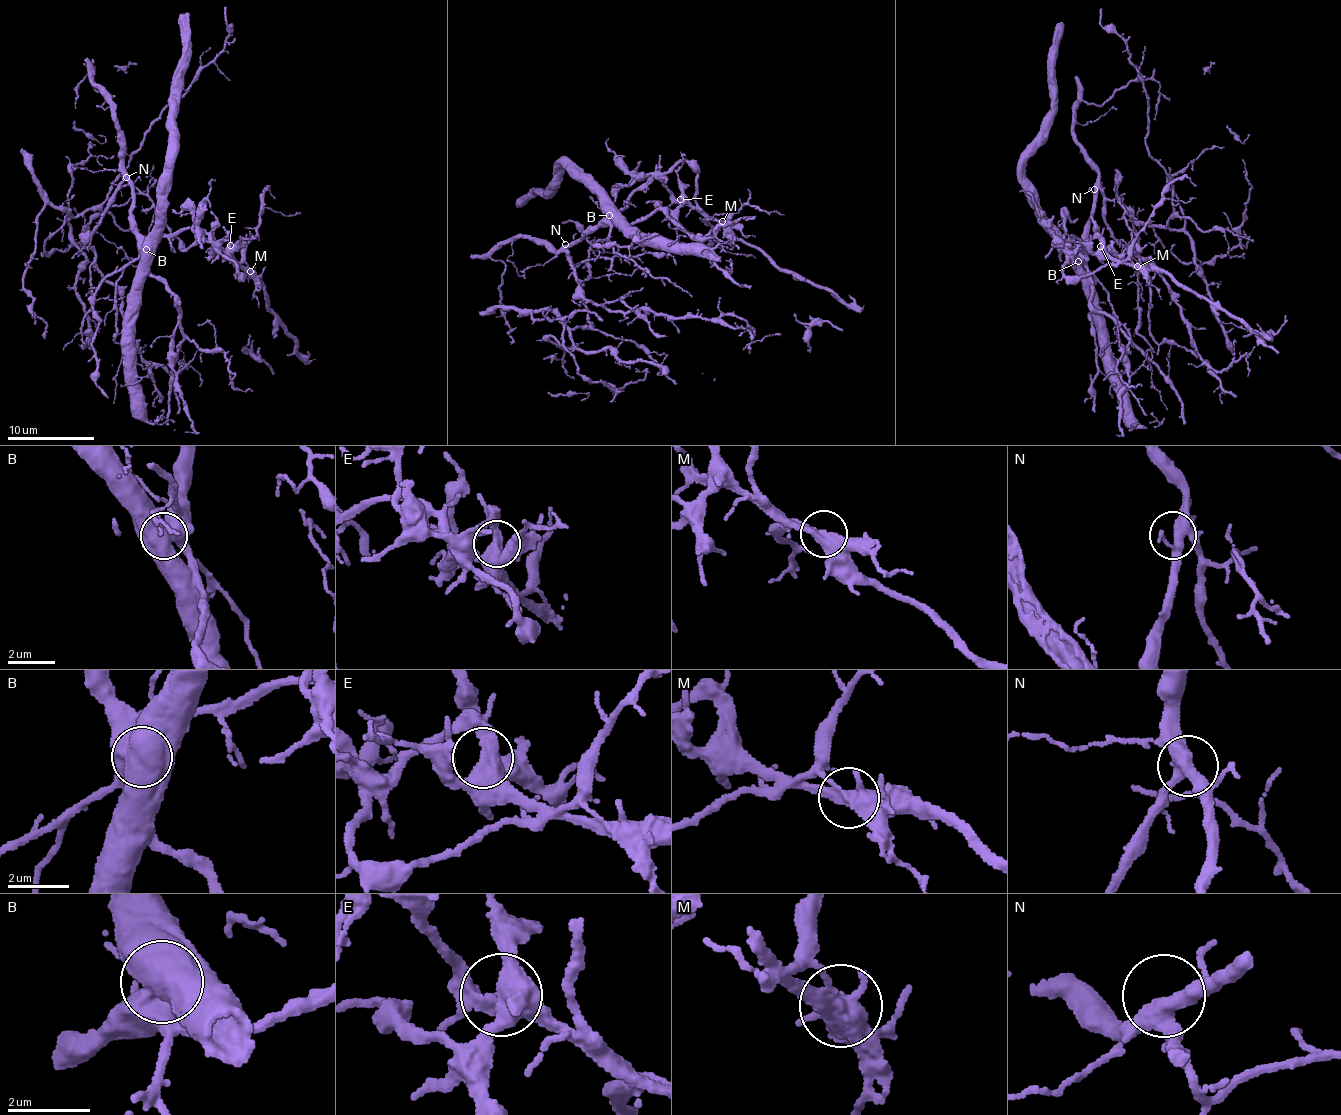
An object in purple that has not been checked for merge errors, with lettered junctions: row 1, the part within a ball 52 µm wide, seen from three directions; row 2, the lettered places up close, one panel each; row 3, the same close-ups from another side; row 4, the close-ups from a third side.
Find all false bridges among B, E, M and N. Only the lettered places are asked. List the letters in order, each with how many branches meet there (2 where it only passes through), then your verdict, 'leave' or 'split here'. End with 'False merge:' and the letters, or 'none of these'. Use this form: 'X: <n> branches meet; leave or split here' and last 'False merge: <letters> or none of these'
B: 3 branches meet; split here
E: 4 branches meet; leave
M: 4 branches meet; split here
N: 4 branches meet; leave
False merge: B, M

